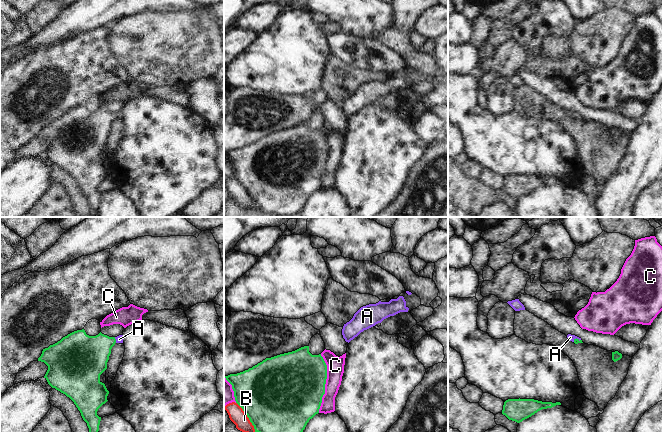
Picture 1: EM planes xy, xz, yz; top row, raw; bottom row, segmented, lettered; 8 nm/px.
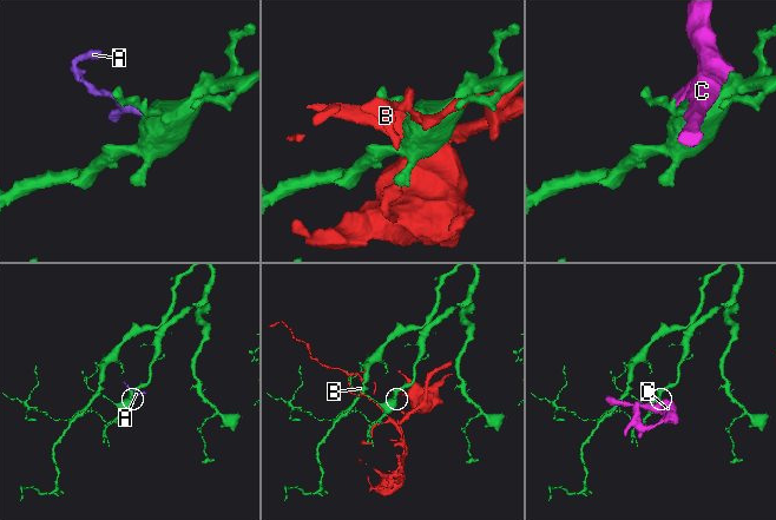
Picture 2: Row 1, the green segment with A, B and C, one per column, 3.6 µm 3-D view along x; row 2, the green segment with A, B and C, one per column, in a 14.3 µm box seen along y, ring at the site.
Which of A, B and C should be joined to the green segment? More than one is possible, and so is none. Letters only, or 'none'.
A

